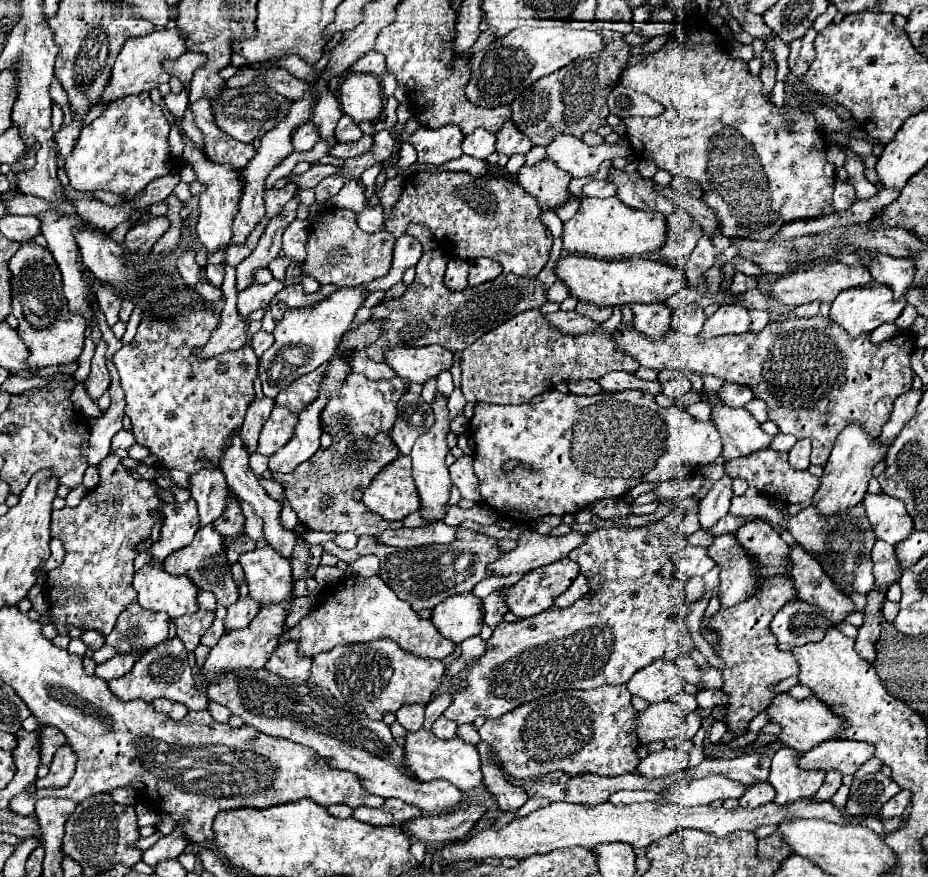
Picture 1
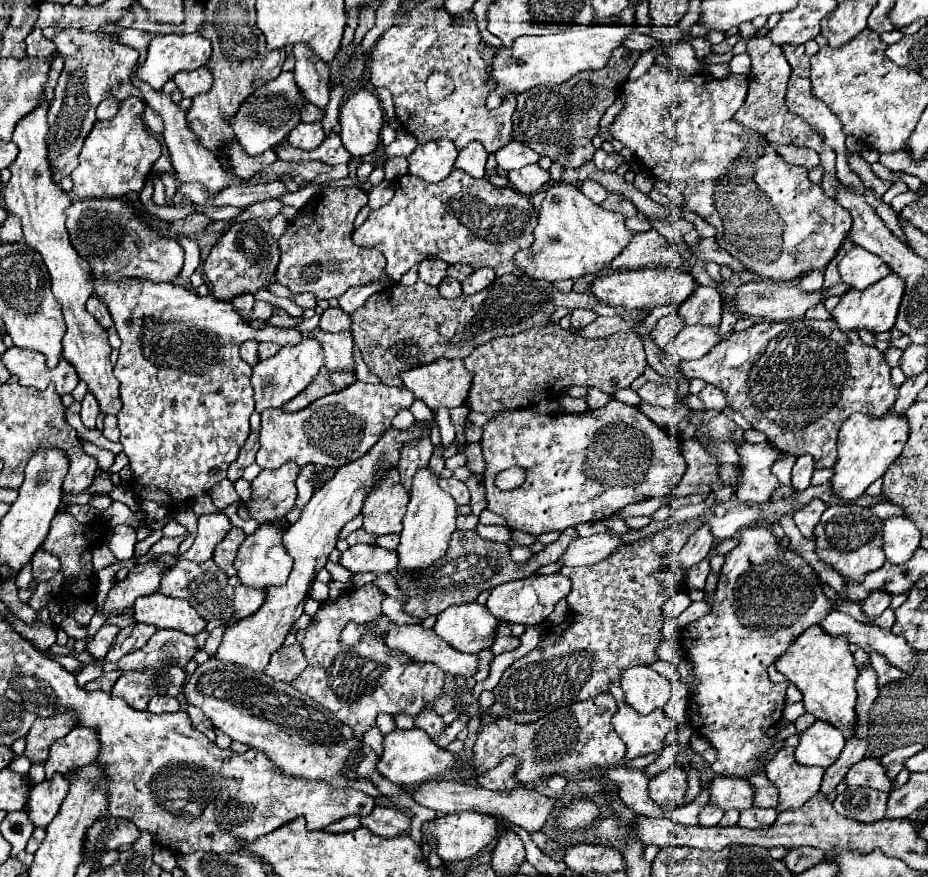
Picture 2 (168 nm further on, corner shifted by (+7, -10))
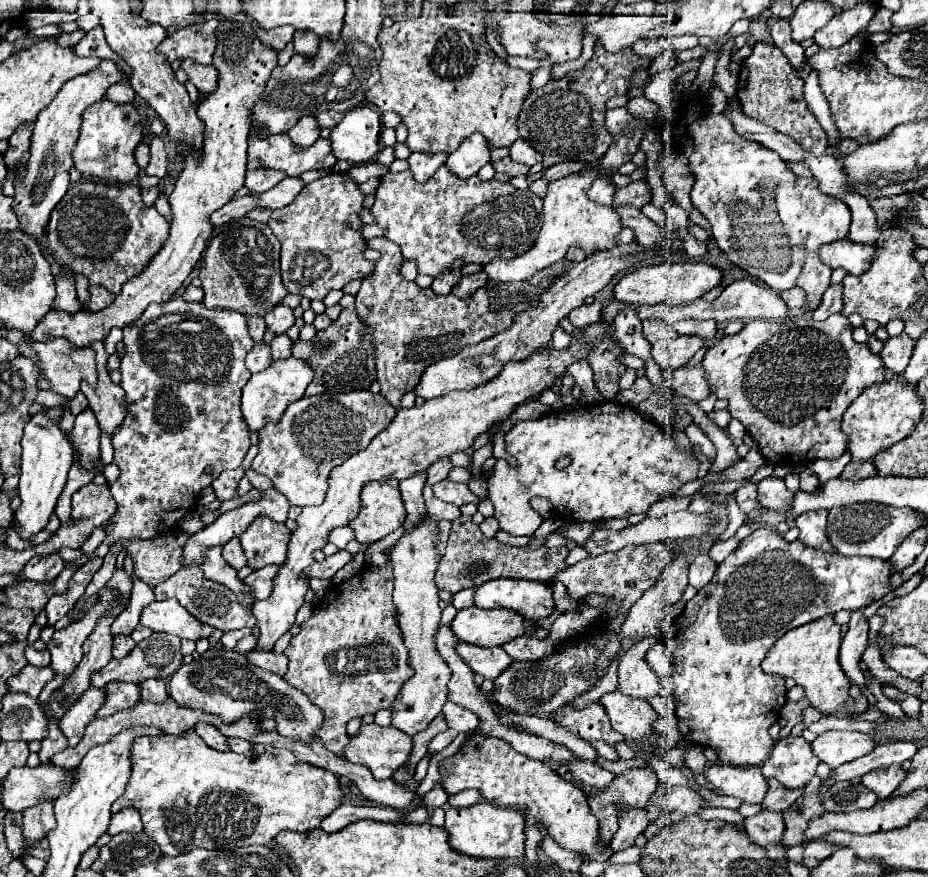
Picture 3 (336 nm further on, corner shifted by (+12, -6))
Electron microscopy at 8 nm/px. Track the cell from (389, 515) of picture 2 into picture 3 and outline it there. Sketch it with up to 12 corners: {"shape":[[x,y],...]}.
{"shape":[[396,479],[362,489],[362,509],[348,525],[374,543],[404,525]]}

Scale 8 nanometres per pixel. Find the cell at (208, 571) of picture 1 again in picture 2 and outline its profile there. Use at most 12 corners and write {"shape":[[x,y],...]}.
{"shape":[[177,561],[159,593],[205,619],[235,617],[233,587],[213,563]]}

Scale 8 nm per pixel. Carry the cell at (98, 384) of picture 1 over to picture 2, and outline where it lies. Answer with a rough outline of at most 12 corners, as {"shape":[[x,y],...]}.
{"shape":[[91,393],[81,403],[81,421],[87,429],[95,429],[99,405]]}

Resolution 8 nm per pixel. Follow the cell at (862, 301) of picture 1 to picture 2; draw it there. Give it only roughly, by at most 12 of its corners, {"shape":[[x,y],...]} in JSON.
{"shape":[[899,275],[847,291],[831,315],[841,331],[889,331],[903,291]]}

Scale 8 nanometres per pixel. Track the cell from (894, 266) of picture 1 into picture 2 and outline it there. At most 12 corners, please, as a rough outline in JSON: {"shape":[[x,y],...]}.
{"shape":[[853,247],[839,275],[853,289],[867,289],[889,273],[883,259]]}

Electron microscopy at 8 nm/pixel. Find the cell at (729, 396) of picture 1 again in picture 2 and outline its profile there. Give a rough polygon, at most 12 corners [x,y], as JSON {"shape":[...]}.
{"shape":[[705,385],[697,397],[705,409],[723,411],[725,393]]}

